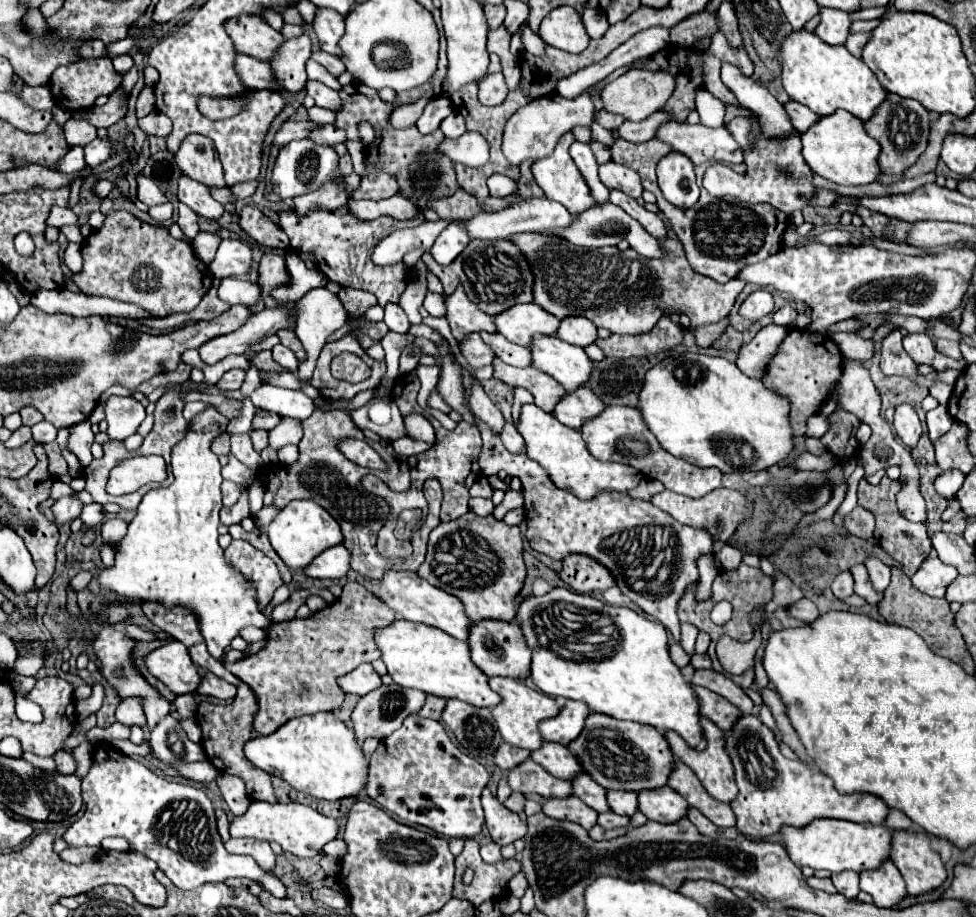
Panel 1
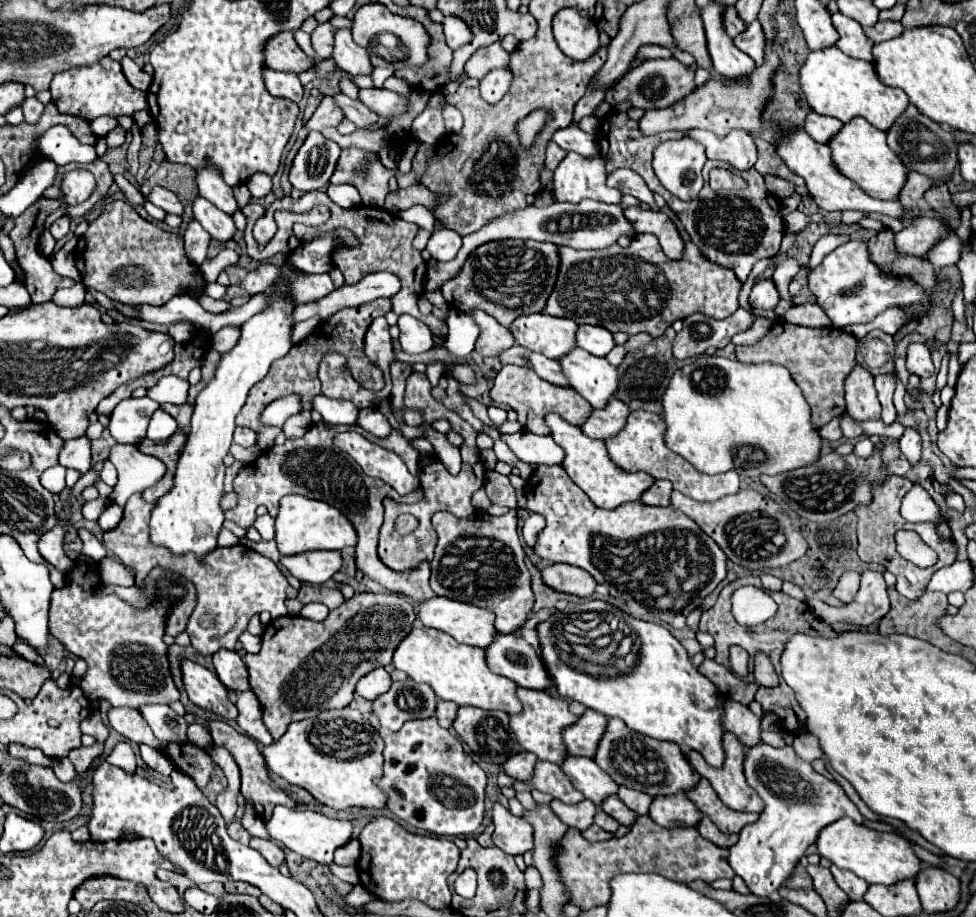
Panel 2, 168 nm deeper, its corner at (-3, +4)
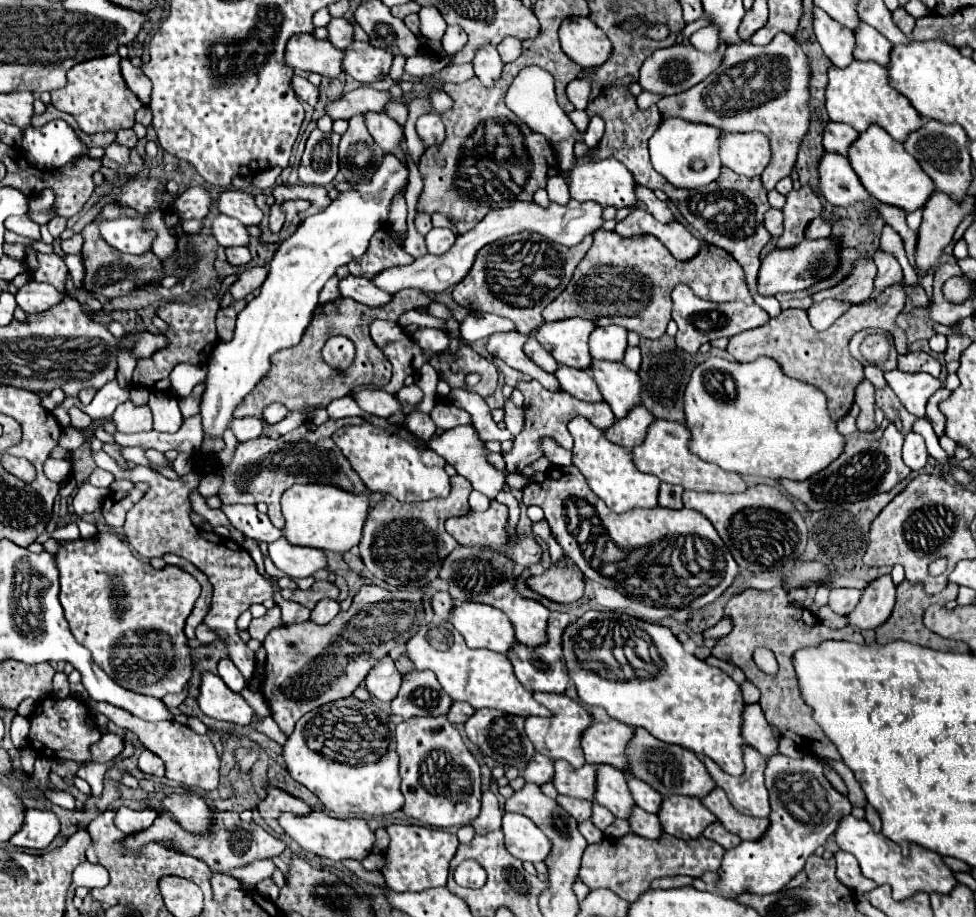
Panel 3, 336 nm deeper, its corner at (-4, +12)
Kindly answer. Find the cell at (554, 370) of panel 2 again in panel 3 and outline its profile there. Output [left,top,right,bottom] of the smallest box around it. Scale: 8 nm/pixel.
[555,366,603,402]

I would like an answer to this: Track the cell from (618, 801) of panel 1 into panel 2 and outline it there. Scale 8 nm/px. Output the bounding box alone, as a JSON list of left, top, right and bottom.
[618,786,652,816]

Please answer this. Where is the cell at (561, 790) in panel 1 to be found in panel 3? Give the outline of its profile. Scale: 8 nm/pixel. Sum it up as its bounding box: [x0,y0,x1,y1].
[553,760,595,802]

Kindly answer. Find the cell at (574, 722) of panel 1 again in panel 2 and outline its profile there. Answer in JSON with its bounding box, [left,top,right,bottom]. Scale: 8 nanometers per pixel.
[562,710,606,756]

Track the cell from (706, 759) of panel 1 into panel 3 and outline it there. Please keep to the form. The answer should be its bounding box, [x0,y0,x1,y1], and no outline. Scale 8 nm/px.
[703,746,769,818]

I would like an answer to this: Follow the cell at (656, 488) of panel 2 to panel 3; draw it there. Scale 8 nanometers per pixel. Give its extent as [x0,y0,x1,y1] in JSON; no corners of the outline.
[659,484,685,508]

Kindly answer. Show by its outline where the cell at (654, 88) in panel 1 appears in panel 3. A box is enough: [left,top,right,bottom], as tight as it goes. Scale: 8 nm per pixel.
[639,44,723,94]

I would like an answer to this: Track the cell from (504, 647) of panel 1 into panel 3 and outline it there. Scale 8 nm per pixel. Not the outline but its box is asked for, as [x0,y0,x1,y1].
[509,612,573,694]

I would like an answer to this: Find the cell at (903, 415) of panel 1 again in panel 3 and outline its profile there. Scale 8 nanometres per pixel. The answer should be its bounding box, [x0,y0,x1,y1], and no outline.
[903,432,929,470]

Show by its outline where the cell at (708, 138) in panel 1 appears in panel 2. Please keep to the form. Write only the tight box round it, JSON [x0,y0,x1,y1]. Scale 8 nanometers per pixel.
[686,130,756,170]

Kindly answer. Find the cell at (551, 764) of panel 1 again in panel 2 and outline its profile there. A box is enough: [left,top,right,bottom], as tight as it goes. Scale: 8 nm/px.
[560,754,618,806]

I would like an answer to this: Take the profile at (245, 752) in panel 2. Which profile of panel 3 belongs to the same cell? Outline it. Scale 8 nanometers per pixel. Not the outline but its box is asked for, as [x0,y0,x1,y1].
[257,786,311,834]

